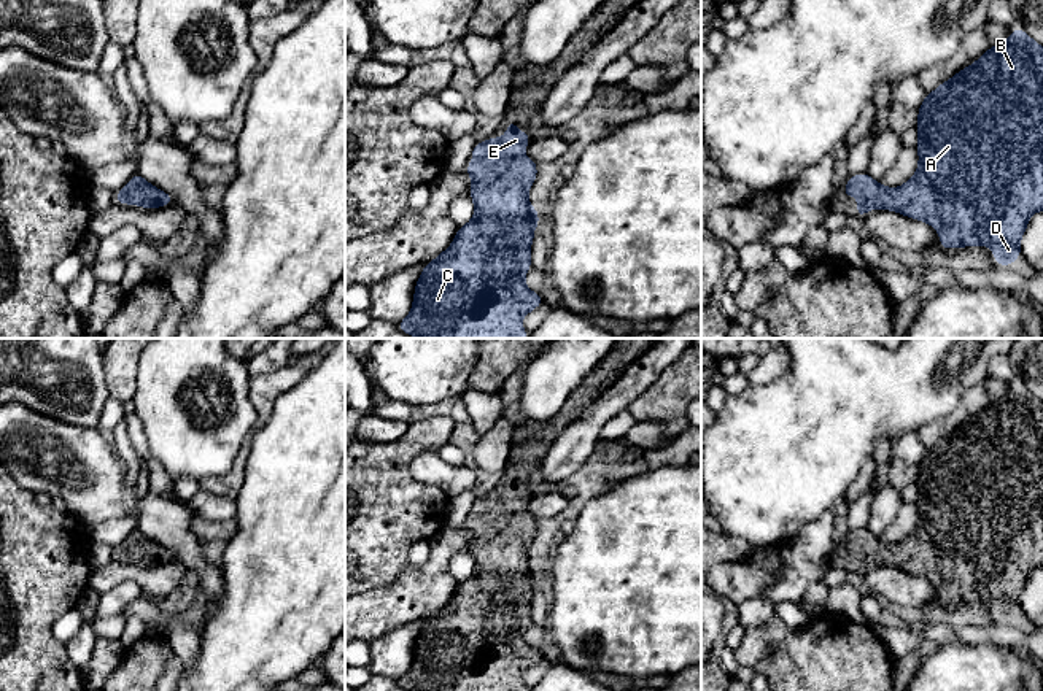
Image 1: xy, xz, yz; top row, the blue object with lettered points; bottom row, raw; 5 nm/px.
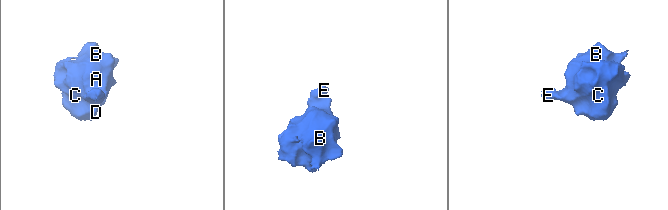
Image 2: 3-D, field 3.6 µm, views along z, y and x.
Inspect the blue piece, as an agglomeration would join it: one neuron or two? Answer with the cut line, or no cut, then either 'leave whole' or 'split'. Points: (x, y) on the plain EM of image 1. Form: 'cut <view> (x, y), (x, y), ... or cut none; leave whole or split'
cut none; leave whole

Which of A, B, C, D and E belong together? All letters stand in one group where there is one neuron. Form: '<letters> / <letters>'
A B C D E

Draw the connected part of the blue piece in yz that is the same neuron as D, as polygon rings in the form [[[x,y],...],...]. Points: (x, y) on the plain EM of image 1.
[[[1014,383],[1006,397],[991,402],[978,416],[957,427],[952,434],[943,437],[935,446],[925,450],[917,465],[917,524],[911,535],[898,543],[882,542],[868,529],[857,529],[847,534],[843,551],[854,551],[859,558],[855,572],[865,572],[870,566],[889,566],[906,573],[924,577],[932,581],[940,593],[940,602],[944,605],[965,602],[987,602],[992,605],[997,621],[1008,623],[1021,613],[1021,594],[1033,569],[1043,567],[1043,402],[1029,392],[1022,384]]]

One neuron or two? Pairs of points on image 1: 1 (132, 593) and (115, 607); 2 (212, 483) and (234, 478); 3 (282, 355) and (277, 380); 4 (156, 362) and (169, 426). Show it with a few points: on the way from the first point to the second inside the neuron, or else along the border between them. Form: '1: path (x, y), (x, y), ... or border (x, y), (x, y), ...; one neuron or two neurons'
1: path (127, 594), (120, 602); one neuron
2: path (217, 483), (229, 483); one neuron
3: border (288, 362), (269, 372), (250, 375); two neurons
4: path (169, 378), (169, 410); one neuron

